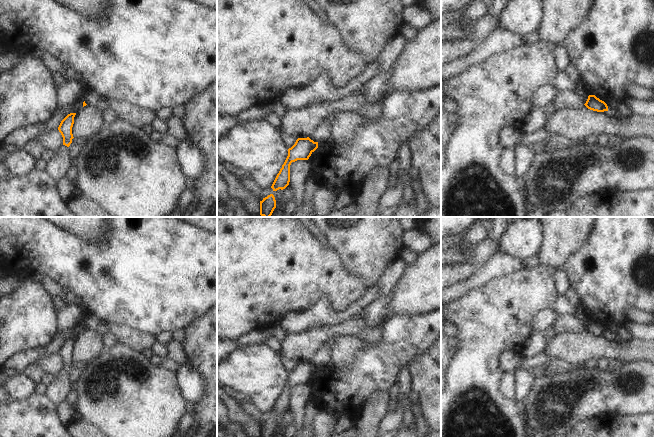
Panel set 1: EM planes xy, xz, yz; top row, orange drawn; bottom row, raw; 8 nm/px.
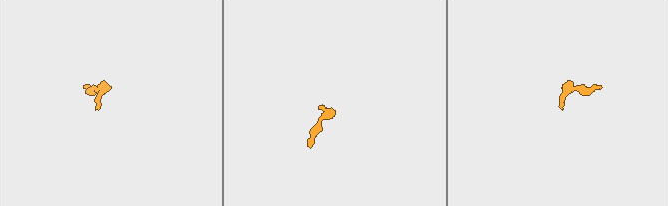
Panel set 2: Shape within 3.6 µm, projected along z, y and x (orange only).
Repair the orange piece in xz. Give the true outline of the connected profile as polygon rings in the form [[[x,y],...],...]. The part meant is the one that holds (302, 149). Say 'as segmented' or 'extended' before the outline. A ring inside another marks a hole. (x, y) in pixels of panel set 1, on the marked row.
as segmented; [[[309,137],[298,138],[295,144],[288,149],[288,156],[277,174],[271,188],[273,191],[285,189],[290,182],[290,165],[297,160],[308,160],[311,154],[318,148],[318,142]]]

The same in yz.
as segmented; [[[589,95],[586,103],[584,104],[588,109],[597,111],[597,112],[604,112],[608,111],[607,104],[597,98],[595,95]]]

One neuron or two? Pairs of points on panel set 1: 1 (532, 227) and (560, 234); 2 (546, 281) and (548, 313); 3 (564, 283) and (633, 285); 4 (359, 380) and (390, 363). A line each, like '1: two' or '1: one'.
1: two
2: two
3: two
4: one

